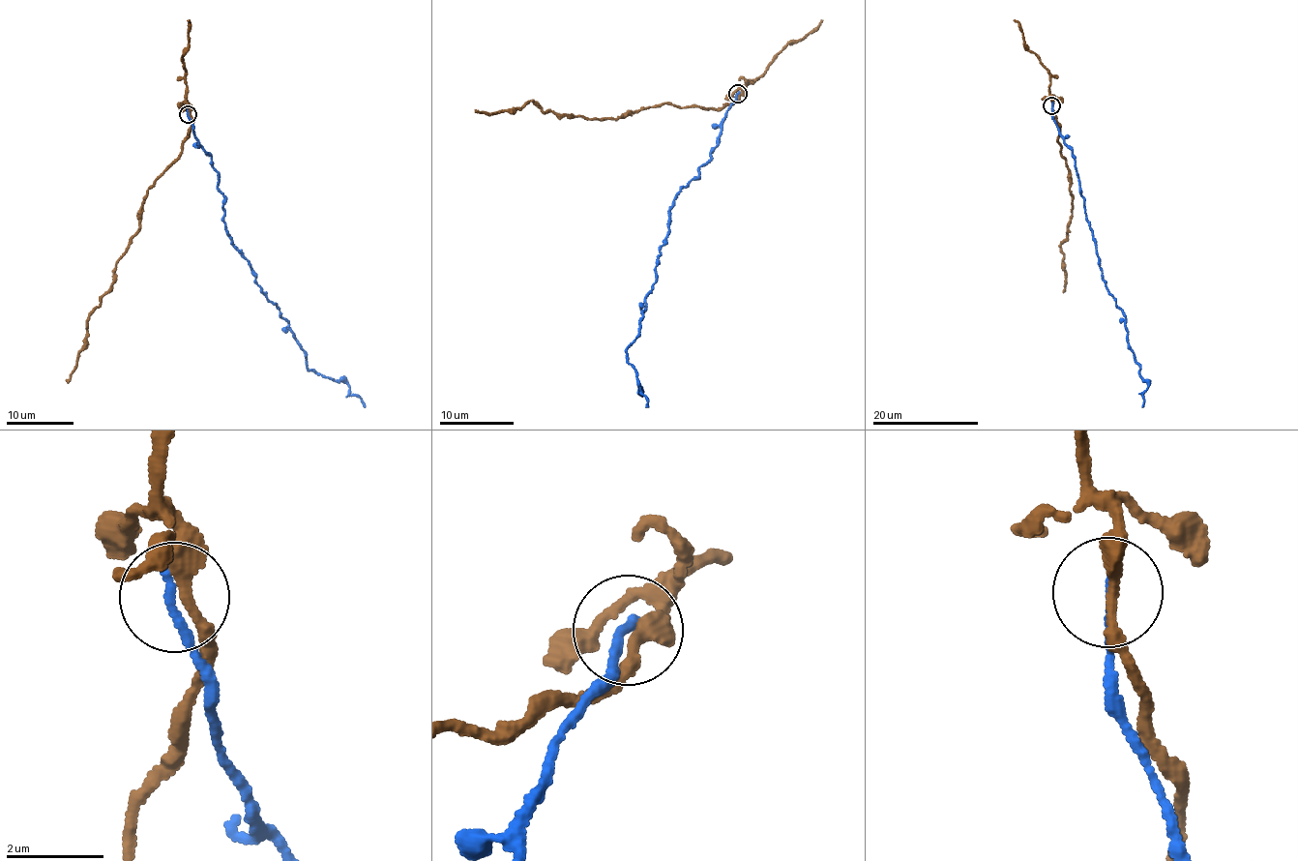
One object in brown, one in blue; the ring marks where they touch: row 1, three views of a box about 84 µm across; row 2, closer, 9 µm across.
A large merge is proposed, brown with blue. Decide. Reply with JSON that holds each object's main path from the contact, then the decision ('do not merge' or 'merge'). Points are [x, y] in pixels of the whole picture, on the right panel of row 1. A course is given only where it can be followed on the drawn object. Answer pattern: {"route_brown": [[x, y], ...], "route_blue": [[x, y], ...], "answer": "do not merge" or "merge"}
{"route_brown": [[1052, 105], [1059, 130], [1060, 153], [1070, 174], [1073, 199], [1067, 239], [1060, 246], [1066, 284], [1063, 292]], "route_blue": [[1052, 105], [1053, 121], [1072, 150], [1103, 279], [1125, 317], [1129, 345], [1148, 385], [1143, 406]], "answer": "do not merge"}

